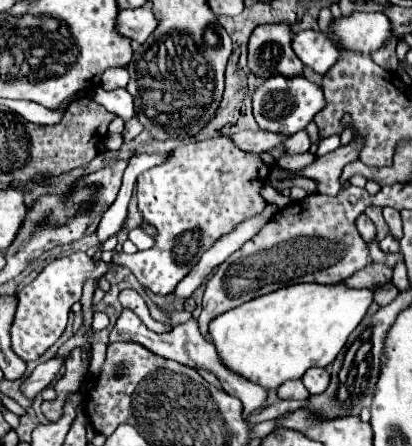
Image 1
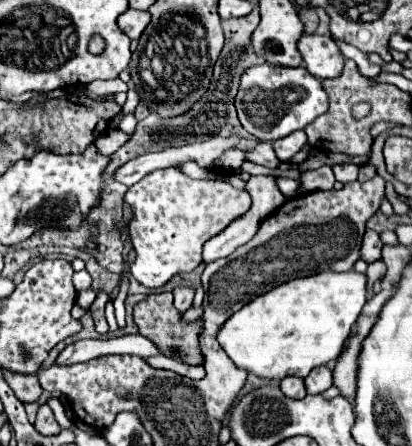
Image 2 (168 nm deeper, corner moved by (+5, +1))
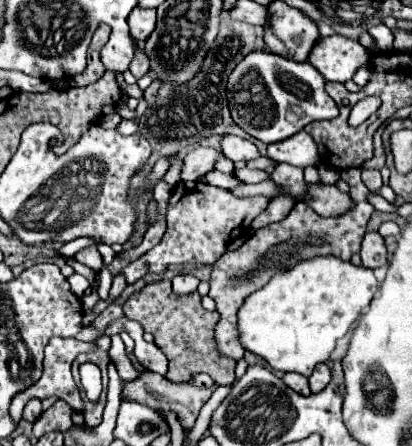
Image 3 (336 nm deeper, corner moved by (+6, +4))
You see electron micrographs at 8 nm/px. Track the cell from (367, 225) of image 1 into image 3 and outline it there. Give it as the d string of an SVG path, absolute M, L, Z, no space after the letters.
M367 232L363 236L363 246L359 254L361 254L363 266L367 268L379 268L387 264L387 250L379 232Z

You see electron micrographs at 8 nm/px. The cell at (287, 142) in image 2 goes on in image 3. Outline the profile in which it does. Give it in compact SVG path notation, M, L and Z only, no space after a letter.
M305 130L289 136L287 140L269 144L267 146L267 156L273 158L275 162L287 162L287 164L301 166L301 168L319 164L317 146Z

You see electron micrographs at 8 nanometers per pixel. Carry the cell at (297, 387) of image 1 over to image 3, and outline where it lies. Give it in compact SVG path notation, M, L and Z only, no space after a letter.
M289 372L289 374L285 374L283 376L283 382L291 388L291 390L295 390L295 392L299 392L299 394L311 394L311 390L309 390L309 384L307 384L307 378L305 376L301 376L301 374L295 374L295 372Z

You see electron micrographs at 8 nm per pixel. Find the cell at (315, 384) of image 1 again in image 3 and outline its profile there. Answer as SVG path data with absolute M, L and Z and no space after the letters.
M317 364L317 368L313 370L313 374L309 376L309 386L311 392L321 392L331 380L331 370L327 364Z

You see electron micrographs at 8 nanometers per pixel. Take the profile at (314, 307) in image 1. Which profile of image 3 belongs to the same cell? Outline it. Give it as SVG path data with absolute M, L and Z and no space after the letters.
M335 256L303 260L245 298L237 312L239 342L245 350L261 356L273 370L311 376L319 362L329 360L337 340L353 328L377 288L371 268L355 266Z

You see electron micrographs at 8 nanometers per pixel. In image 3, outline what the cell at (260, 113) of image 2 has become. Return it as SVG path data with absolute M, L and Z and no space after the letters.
M269 50L247 54L231 72L227 88L235 124L265 144L285 140L313 120L331 120L339 114L337 104L325 92L325 78L309 62L291 62Z

